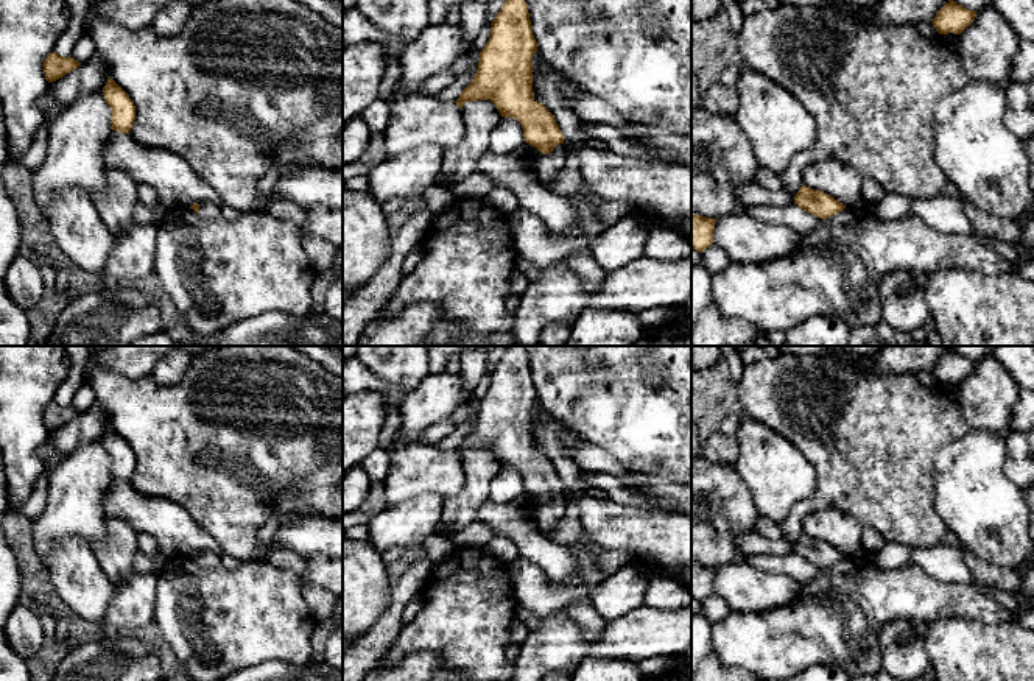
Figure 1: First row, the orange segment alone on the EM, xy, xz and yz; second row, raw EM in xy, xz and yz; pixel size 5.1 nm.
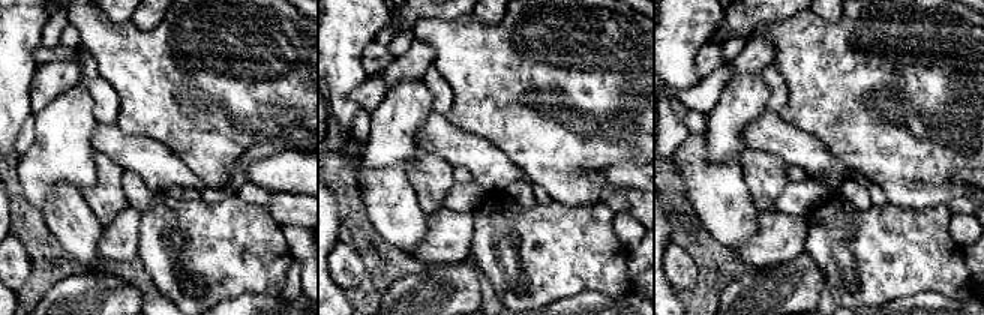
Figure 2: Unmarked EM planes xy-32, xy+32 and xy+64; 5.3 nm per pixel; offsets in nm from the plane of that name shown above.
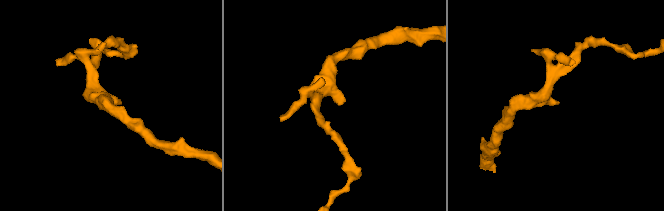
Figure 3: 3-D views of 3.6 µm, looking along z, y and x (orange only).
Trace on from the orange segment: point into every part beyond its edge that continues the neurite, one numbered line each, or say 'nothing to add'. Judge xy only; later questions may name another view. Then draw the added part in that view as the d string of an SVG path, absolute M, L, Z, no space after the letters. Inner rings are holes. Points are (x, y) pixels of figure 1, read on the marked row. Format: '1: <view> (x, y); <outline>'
1: xy (209, 211); M198 203L199 204L199 213L207 220L216 220L221 217L221 210L218 204L213 203Z

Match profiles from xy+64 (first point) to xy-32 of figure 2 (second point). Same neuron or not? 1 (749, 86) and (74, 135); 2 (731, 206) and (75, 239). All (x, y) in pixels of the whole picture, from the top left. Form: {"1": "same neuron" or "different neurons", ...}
{"1": "same neuron", "2": "same neuron"}

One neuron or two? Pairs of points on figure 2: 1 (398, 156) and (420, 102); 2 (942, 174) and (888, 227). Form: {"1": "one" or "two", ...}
{"1": "one", "2": "two"}

